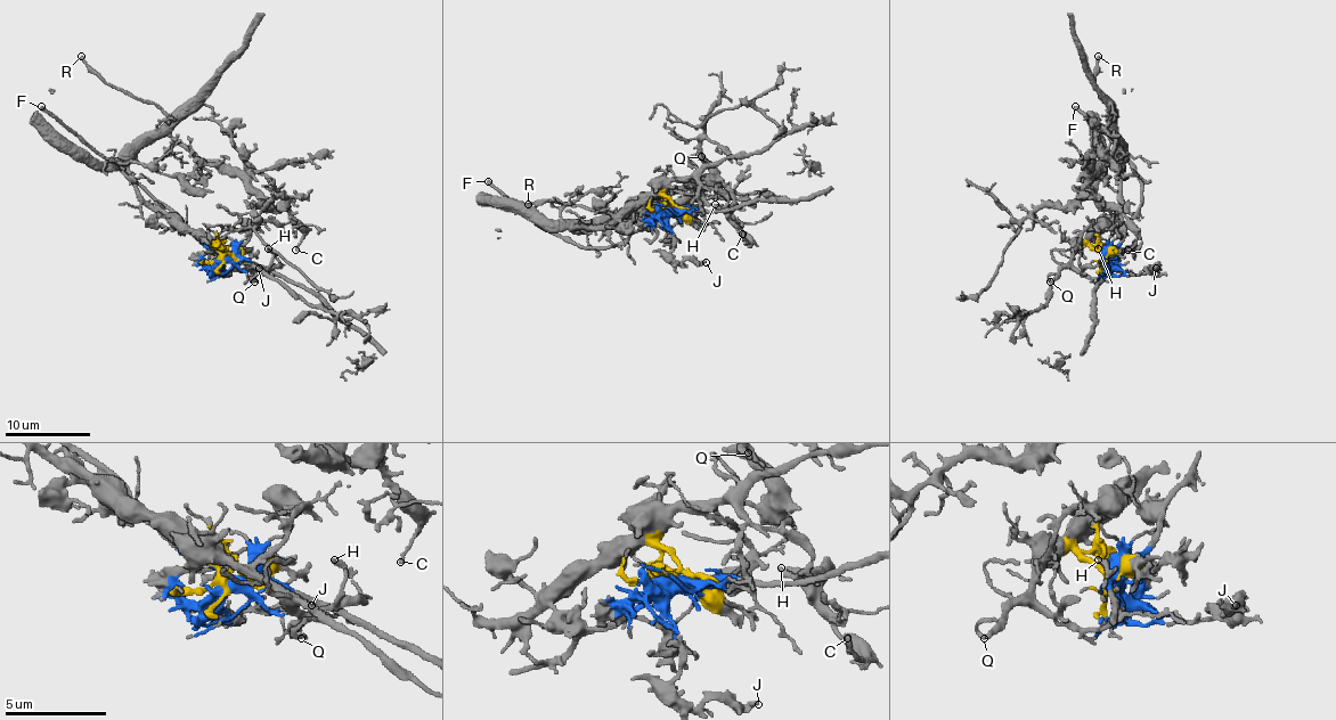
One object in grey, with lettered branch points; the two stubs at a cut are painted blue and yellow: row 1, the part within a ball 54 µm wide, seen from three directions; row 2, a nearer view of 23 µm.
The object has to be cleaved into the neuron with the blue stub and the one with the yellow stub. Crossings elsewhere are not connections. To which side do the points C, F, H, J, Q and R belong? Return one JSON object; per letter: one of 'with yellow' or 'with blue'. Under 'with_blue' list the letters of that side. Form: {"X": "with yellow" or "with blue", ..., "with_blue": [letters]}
{"C": "with yellow", "F": "with blue", "H": "with yellow", "J": "with blue", "Q": "with yellow", "R": "with yellow", "with_blue": ["F", "J"]}

